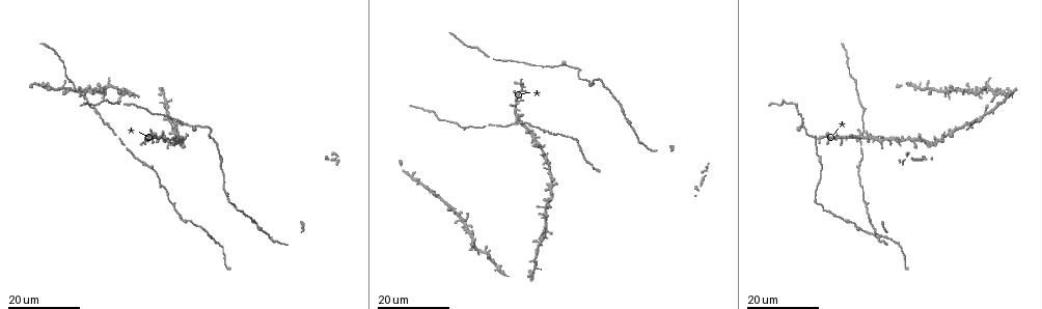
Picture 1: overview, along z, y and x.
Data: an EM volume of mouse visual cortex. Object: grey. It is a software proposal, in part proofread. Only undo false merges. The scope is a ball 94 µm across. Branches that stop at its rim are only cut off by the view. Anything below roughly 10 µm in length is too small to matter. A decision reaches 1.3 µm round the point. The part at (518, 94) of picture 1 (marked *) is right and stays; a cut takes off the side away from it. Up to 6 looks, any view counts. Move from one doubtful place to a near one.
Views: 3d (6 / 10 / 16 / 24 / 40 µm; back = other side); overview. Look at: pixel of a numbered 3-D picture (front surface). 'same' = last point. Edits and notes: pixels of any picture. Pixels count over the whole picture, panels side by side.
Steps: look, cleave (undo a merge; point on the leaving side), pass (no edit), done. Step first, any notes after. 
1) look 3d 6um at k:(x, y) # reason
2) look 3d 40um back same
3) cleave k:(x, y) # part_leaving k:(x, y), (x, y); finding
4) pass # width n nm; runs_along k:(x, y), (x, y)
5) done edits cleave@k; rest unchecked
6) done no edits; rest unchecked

look 3d 24um at 1:(64, 87) # a narrow waist

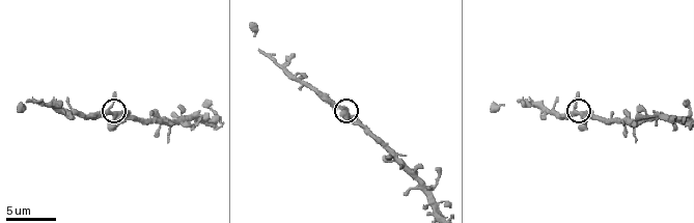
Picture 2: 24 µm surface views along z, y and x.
look 3d 10um at 2:(113, 113)

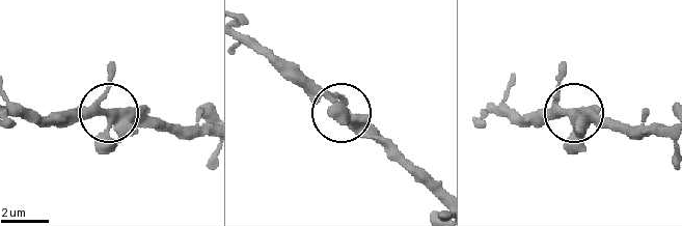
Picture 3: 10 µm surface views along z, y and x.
pass # arms 3; runs_along 3:(667, 125), (590, 125), (566, 113), (526, 113); one neuron here

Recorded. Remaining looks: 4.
look 3d 16um at 1:(152, 140) # small branch off a trunk

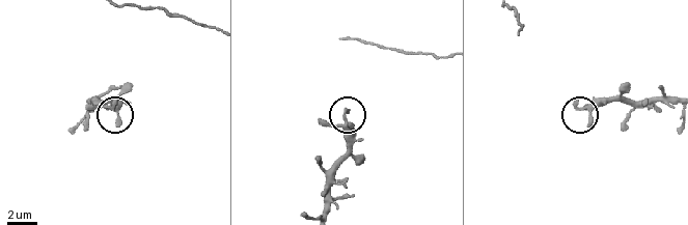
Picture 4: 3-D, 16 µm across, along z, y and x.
look 3d 10um at 4:(586, 108) # zoom in

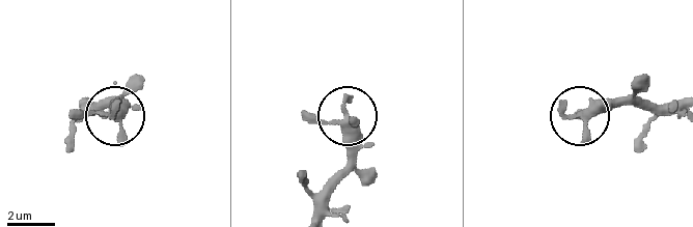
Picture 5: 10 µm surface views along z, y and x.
pass # runs_along 5:(658, 105), (600, 105), (584, 115); continuous, no second neuron

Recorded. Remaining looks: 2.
look 3d 24um at 1:(855, 137) # branch point

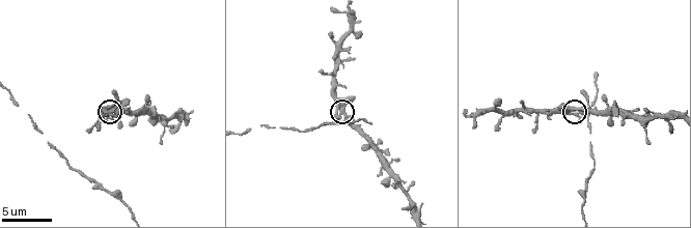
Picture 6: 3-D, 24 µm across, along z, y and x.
look 3d 10um at 6:(342, 113) # closer look

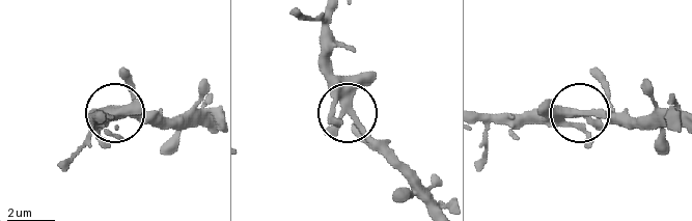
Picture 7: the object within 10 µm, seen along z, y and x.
pass # arms 3; runs_along 7:(481, 118), (606, 113), (628, 129); all the same neuron

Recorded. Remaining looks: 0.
done no edits; rest unchecked

